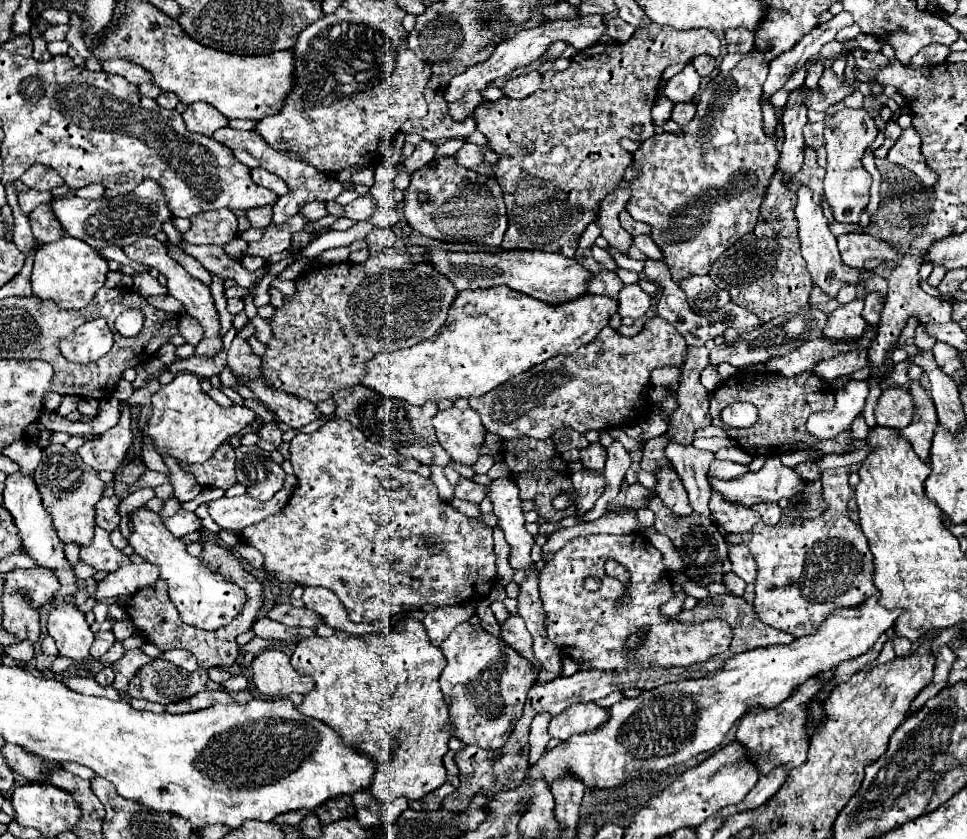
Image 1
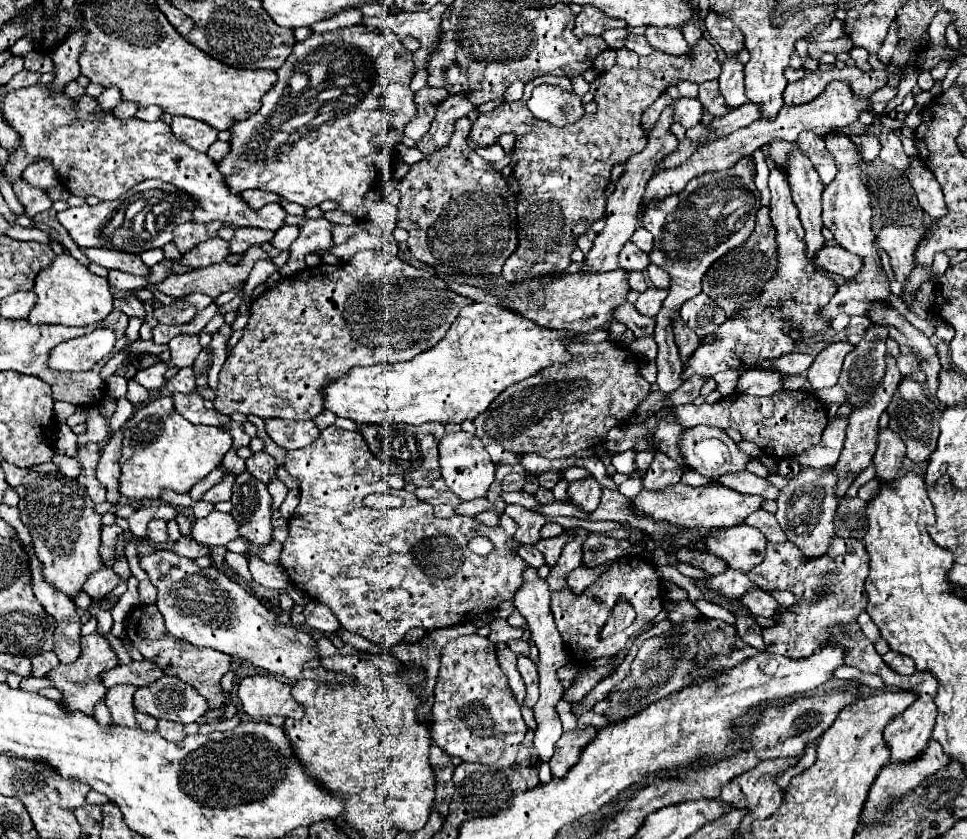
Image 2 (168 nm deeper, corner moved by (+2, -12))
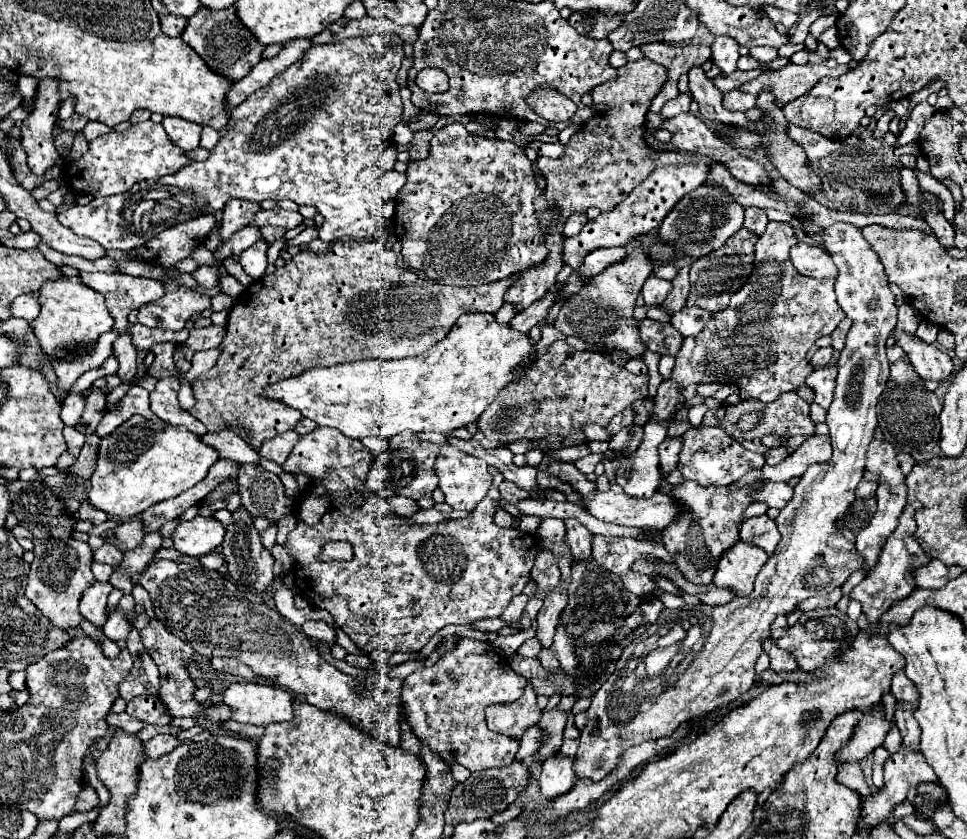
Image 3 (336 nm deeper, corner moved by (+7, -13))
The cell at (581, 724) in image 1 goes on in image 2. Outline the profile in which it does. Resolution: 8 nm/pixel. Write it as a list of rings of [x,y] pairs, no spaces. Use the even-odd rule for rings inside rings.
[[[587,726],[583,730],[575,728],[571,732],[563,732],[563,736],[559,738],[557,748],[553,752],[553,758],[549,760],[553,776],[557,776],[557,778],[565,776],[567,770],[577,762],[583,746],[587,746],[595,738],[595,734],[597,734],[597,730],[593,726]]]

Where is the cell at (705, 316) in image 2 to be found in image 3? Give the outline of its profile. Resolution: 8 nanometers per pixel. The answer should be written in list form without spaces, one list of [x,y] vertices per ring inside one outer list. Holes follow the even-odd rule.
[[[684,307],[670,317],[670,325],[674,329],[678,329],[684,337],[696,337],[704,329],[704,323],[710,317],[712,317],[712,313],[708,313],[700,307]]]

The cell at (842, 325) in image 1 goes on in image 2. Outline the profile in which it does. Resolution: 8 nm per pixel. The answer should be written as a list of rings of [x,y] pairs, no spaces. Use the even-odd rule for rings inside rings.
[[[839,340],[839,342],[831,342],[827,344],[813,360],[811,368],[807,370],[807,380],[813,386],[813,390],[819,388],[827,388],[827,386],[835,386],[839,372],[841,372],[841,364],[843,358],[853,350],[853,344],[847,344],[847,340]]]

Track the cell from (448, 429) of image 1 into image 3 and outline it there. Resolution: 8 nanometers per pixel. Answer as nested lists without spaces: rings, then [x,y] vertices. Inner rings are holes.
[[[442,445],[440,447],[440,455],[436,459],[434,469],[436,469],[436,475],[440,479],[440,489],[446,497],[446,503],[452,509],[458,509],[458,511],[472,513],[474,507],[486,497],[486,493],[492,485],[492,475],[488,473],[486,461],[482,461],[478,457],[472,457],[468,453],[462,453],[460,449],[456,449],[452,445]]]

